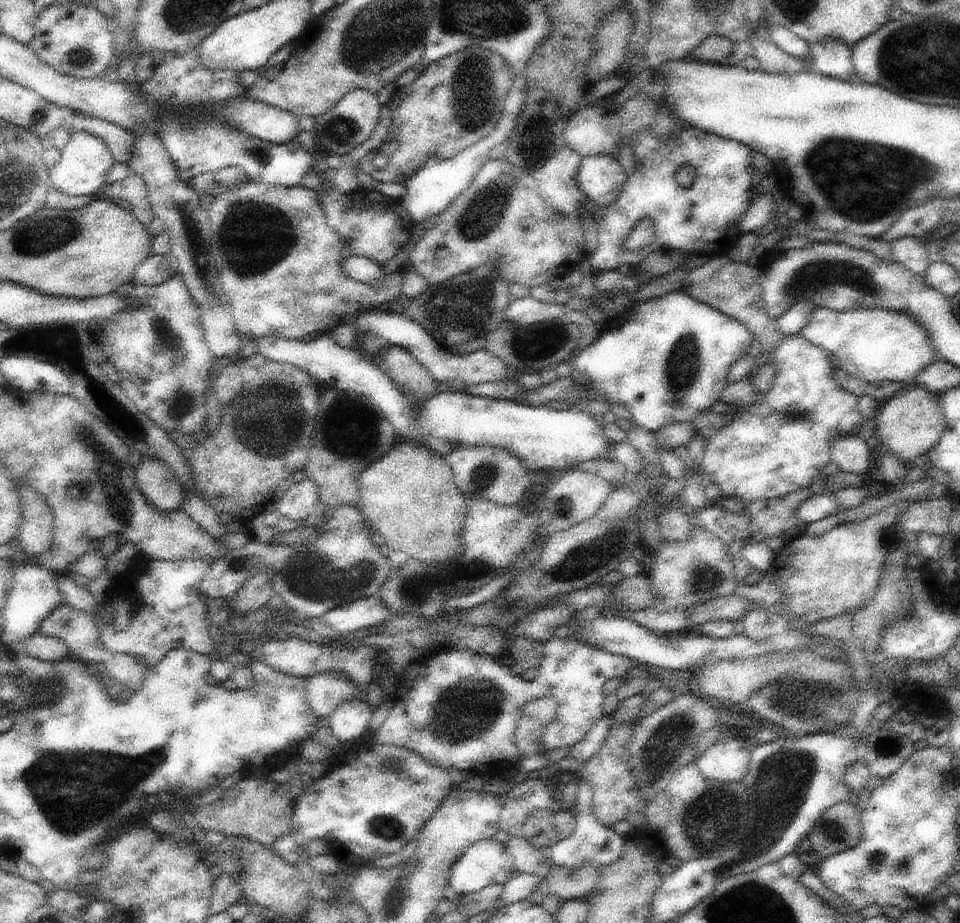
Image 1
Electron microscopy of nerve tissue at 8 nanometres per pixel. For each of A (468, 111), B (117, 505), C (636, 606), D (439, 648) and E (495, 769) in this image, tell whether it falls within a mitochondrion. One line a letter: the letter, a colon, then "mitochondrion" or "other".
A: mitochondrion
B: mitochondrion
C: other
D: other
E: other

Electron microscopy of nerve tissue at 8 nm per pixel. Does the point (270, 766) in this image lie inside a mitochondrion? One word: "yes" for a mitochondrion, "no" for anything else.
no

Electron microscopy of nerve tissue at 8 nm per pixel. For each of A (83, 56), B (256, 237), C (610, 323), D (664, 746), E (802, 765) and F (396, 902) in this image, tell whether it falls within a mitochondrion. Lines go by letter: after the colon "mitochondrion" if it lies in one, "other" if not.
A: mitochondrion
B: mitochondrion
C: other
D: mitochondrion
E: mitochondrion
F: mitochondrion

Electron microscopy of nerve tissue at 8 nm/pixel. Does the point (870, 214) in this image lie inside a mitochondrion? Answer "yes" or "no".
yes

